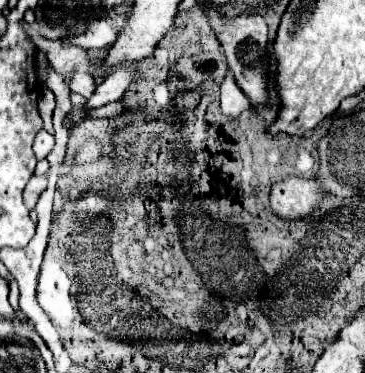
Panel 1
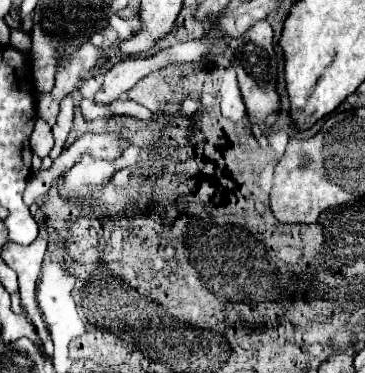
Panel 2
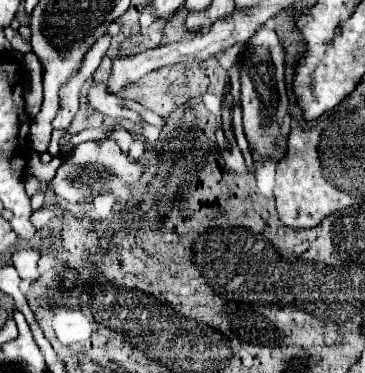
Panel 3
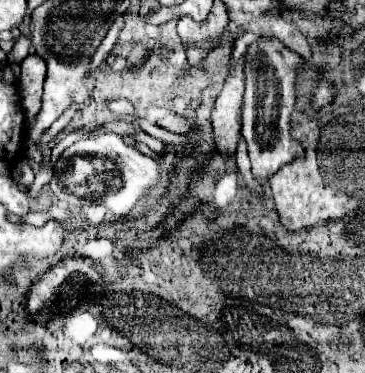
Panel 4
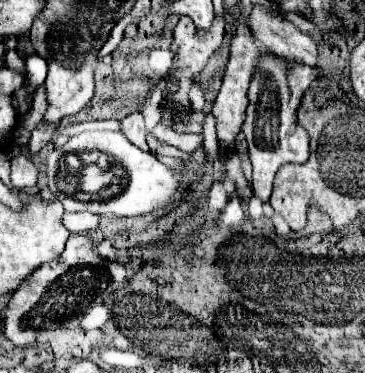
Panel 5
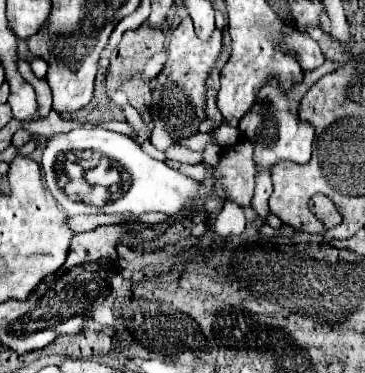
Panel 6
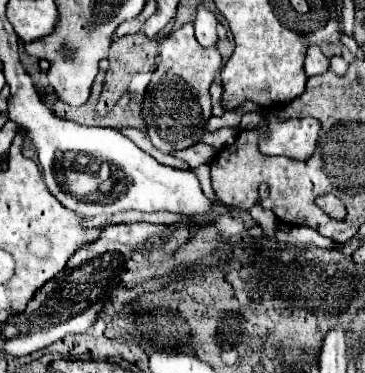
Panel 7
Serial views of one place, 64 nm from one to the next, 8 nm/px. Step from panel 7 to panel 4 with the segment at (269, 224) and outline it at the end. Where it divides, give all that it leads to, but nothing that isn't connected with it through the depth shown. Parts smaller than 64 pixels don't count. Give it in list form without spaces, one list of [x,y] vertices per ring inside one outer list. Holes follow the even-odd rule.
[[[276,38],[256,40],[248,50],[242,136],[246,138],[248,154],[252,160],[252,176],[260,186],[270,176],[274,176],[280,166],[304,158],[304,146],[290,134],[290,116],[296,104],[296,80],[304,68],[304,60],[284,48]]]

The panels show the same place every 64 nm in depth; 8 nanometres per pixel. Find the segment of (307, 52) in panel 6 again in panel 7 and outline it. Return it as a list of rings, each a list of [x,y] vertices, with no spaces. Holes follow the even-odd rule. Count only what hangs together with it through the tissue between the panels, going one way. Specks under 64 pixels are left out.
[[[312,46],[312,48],[308,48],[304,68],[306,68],[306,74],[308,74],[308,76],[326,74],[326,72],[330,70],[330,60],[320,52],[318,46]]]

